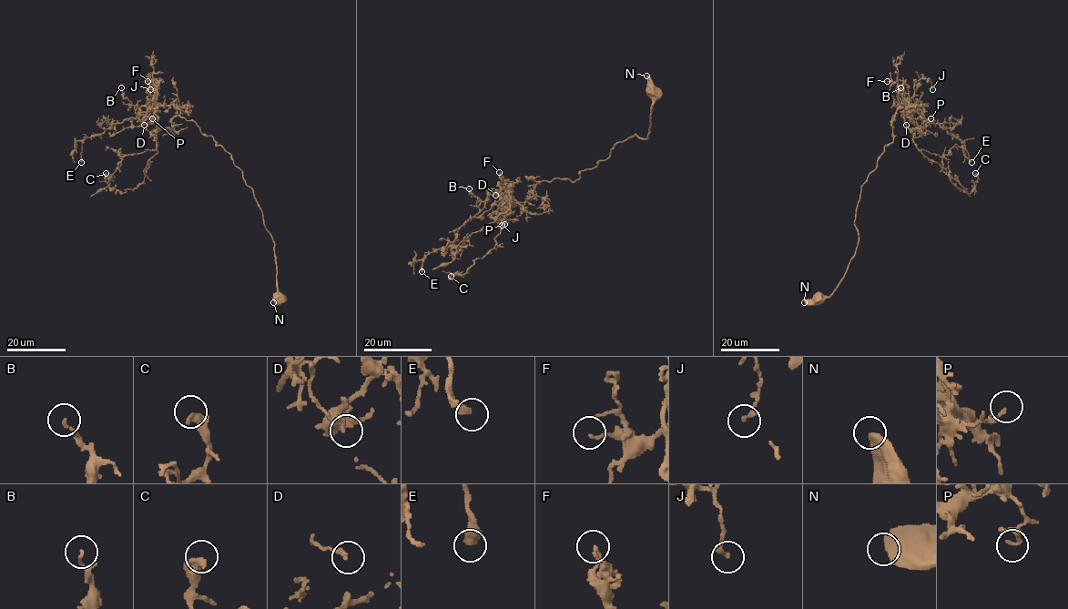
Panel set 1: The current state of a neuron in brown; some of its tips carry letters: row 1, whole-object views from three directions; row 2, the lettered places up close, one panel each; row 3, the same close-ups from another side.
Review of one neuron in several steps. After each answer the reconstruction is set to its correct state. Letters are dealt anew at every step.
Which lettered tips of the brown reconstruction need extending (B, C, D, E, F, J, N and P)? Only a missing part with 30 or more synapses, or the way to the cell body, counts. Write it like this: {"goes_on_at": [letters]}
{"goes_on_at": []}

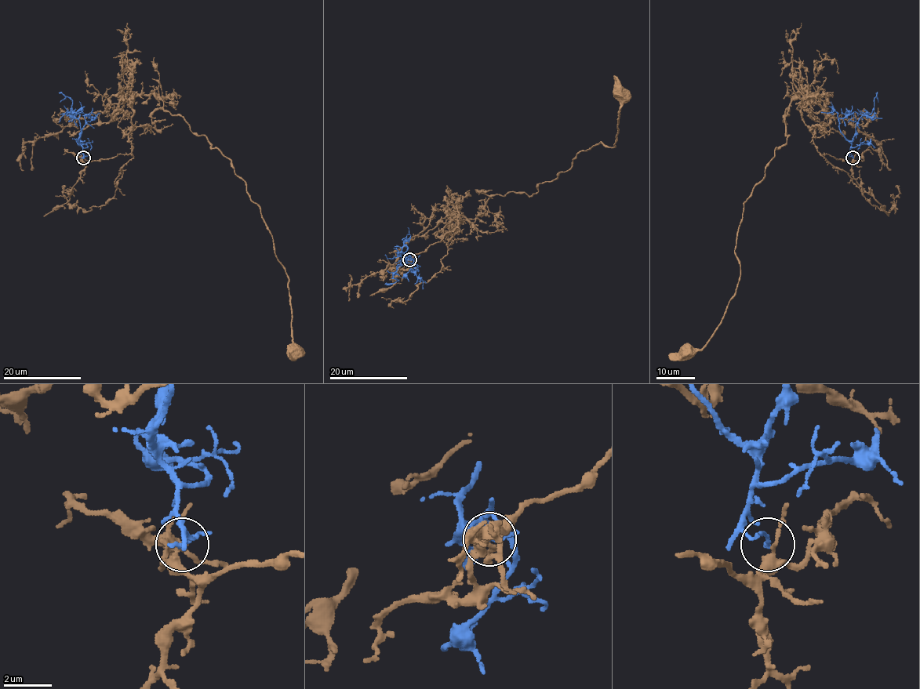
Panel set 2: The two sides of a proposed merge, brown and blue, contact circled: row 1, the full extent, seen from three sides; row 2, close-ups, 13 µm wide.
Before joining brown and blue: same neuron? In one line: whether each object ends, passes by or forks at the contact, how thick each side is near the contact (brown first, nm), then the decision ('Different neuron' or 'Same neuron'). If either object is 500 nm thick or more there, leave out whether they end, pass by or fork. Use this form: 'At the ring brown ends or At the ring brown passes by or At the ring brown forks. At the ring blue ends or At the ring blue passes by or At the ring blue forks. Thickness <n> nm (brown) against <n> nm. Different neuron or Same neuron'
At the ring brown forks. At the ring blue passes by. Thickness 240 nm (brown) against 120 nm. Different neuron

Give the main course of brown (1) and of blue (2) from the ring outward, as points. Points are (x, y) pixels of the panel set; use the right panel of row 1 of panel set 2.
1: (853, 157), (819, 152), (801, 113), (812, 96), (790, 102), (743, 207), (734, 296), (689, 350)
2: (853, 157), (849, 154), (851, 143), (841, 132), (838, 120), (854, 112), (870, 115), (876, 96), (878, 102)

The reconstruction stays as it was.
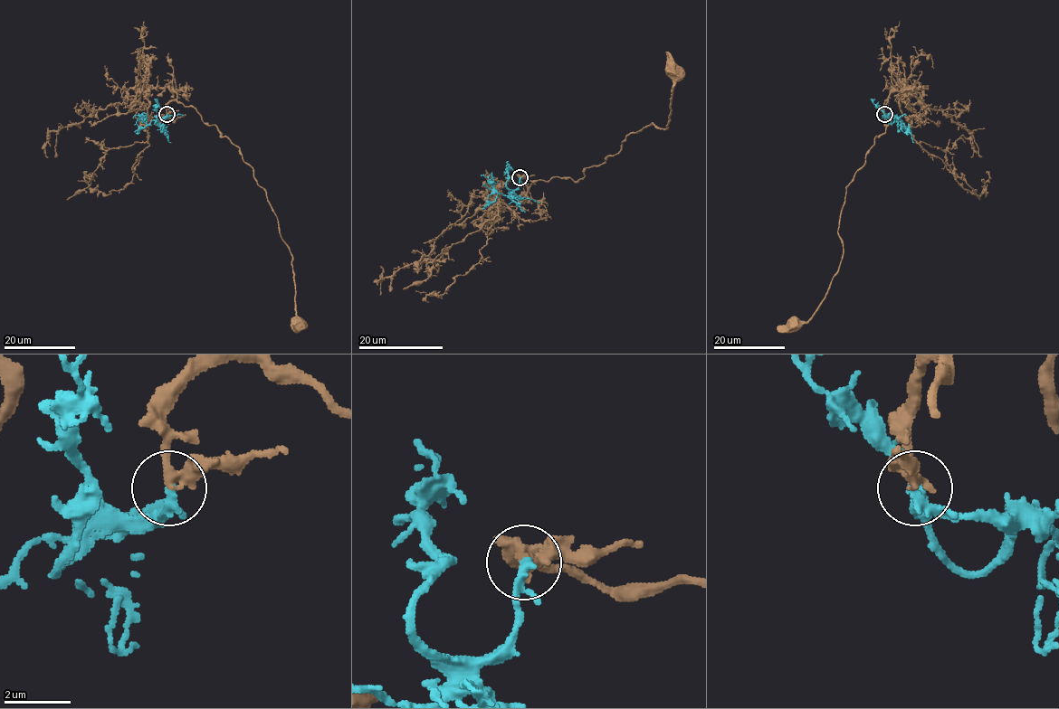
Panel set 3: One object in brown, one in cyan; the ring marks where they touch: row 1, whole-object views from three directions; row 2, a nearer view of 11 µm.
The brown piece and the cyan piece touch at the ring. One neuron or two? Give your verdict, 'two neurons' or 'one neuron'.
one neuron

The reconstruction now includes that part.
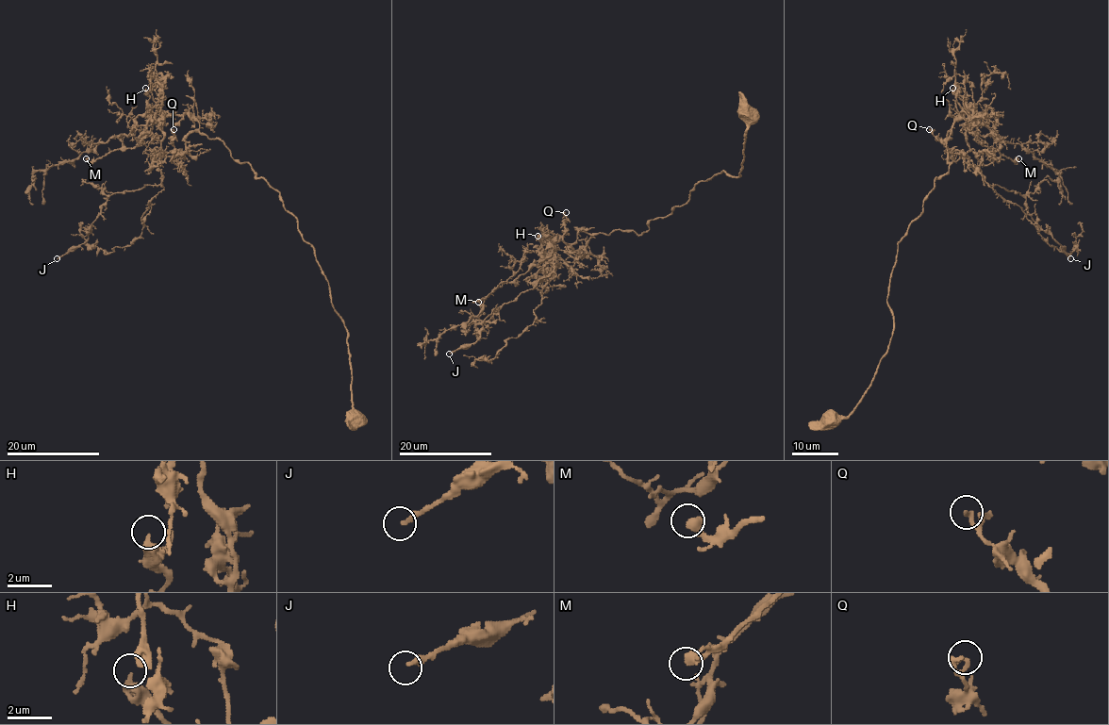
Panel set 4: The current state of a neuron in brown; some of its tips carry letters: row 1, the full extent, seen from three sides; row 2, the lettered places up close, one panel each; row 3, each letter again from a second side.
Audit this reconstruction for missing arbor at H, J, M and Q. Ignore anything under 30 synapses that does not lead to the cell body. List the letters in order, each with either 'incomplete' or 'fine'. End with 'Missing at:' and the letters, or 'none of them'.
H: fine
J: fine
M: incomplete
Q: fine
Missing at: M

